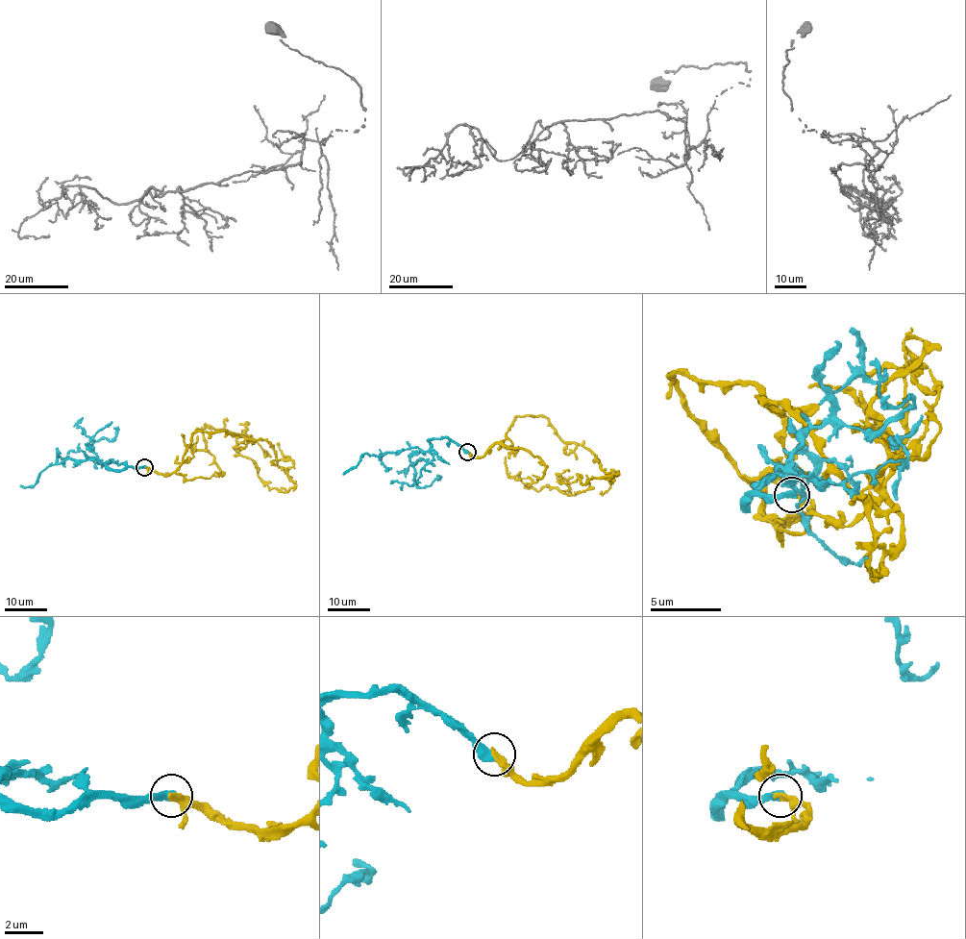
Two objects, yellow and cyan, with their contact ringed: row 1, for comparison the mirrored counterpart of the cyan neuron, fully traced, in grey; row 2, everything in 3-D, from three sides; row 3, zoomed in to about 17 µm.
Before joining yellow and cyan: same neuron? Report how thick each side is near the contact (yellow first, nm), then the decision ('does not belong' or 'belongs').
calibres 320 and 400 nm; does not belong

